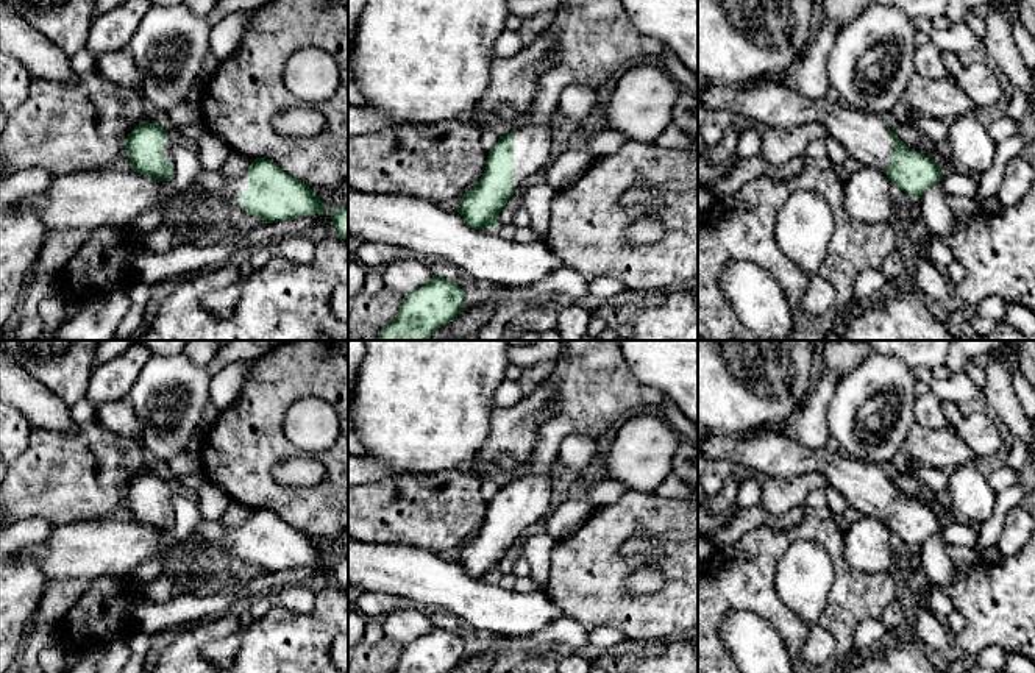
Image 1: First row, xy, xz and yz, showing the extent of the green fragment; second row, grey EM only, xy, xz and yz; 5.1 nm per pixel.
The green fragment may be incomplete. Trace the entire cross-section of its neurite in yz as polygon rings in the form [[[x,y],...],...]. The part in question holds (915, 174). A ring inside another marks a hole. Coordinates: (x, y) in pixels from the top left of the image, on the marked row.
[[[788,80],[746,91],[710,84],[701,94],[701,101],[707,111],[731,109],[734,116],[742,116],[759,128],[821,123],[829,136],[845,145],[849,156],[863,167],[880,170],[909,197],[921,198],[944,175],[930,156],[909,150],[884,123],[882,116],[826,98],[807,98]]]

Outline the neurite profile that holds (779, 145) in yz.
[[[804,123],[787,128],[760,128],[760,156],[771,166],[779,167],[804,155],[813,141],[829,136],[821,123]]]

